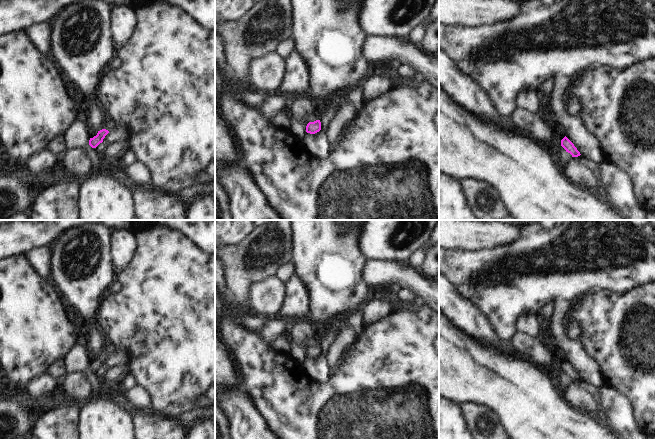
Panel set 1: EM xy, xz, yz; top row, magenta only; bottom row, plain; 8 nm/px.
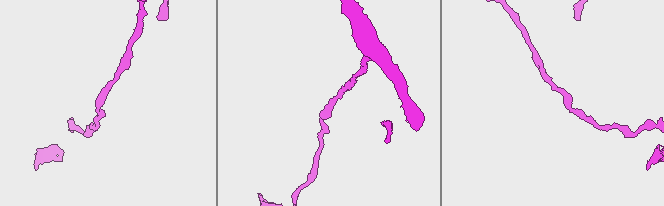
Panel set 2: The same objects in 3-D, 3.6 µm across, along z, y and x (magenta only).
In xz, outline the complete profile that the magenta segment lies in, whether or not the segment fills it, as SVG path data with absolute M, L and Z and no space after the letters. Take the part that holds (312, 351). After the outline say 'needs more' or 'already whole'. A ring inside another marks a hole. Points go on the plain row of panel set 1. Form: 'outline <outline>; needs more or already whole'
outline M316 344L314 346L309 346L306 350L306 356L310 358L315 358L321 354L321 346L320 344Z; already whole

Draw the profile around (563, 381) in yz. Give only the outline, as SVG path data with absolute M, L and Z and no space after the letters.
M561 371L557 380L557 385L560 391L565 390L570 383L573 383L572 379L568 377L563 371Z

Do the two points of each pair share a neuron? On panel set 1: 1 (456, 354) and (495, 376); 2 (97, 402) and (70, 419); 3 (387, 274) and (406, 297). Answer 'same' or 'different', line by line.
1: same
2: different
3: different

